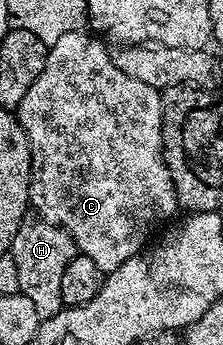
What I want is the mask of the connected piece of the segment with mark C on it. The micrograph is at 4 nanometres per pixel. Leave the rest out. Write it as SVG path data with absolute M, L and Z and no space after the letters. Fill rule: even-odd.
M86 31L60 35L60 39L56 39L56 43L47 48L44 71L40 71L40 75L36 75L36 83L28 87L28 95L24 95L24 99L18 105L16 116L18 126L22 128L24 135L28 135L30 144L30 205L33 212L49 225L57 225L63 229L73 239L77 252L92 259L92 263L96 263L96 267L100 267L104 275L116 271L116 267L120 267L124 259L132 259L132 255L143 252L144 246L155 236L154 228L162 224L165 226L171 220L169 217L174 212L179 212L176 187L172 183L172 175L162 154L161 92L148 87L148 83L140 83L140 79L132 79L132 75L124 75L124 71L116 67L111 50L106 50L96 38L89 37Z

